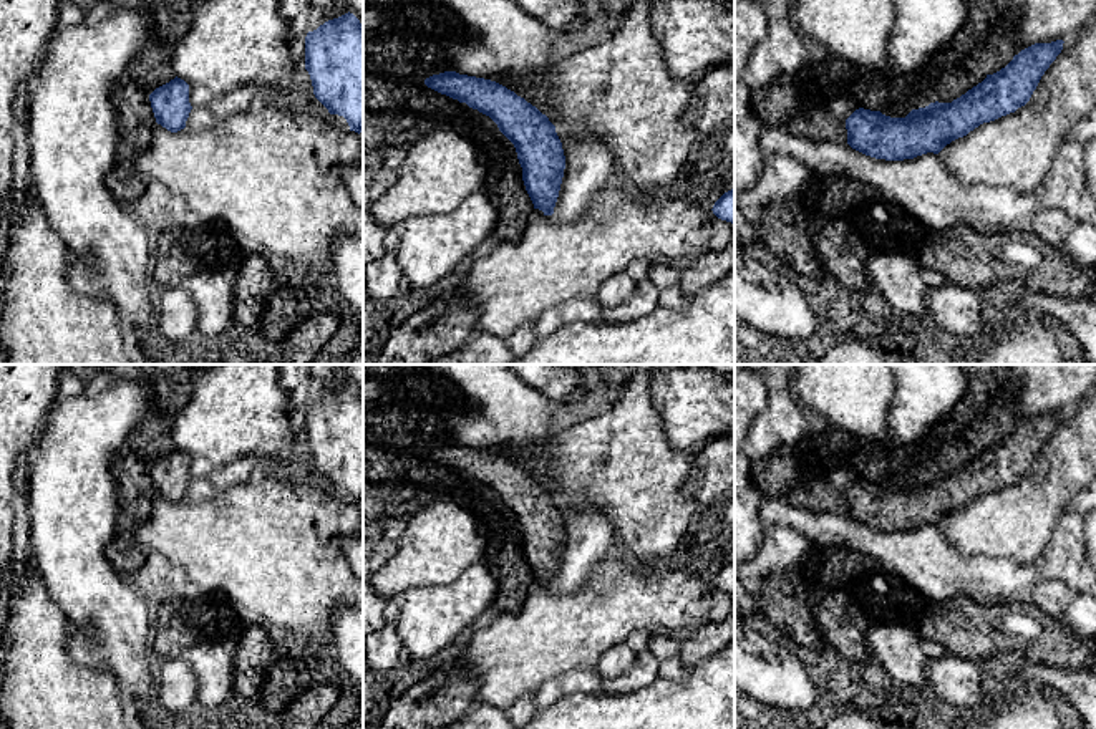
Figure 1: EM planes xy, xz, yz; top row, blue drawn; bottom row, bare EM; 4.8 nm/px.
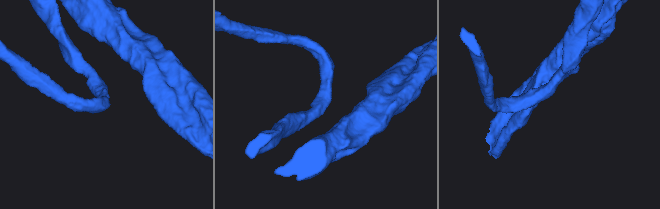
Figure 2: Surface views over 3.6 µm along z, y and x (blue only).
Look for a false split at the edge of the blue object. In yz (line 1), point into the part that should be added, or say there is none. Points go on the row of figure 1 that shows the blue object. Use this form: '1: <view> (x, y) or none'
1: none

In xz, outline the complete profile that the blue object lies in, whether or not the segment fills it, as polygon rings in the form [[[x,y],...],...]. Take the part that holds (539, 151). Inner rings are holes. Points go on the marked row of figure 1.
[[[456,71],[424,80],[424,84],[489,116],[514,144],[522,181],[534,209],[552,215],[559,197],[565,156],[555,126],[536,106],[506,86]]]

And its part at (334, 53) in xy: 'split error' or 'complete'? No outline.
complete

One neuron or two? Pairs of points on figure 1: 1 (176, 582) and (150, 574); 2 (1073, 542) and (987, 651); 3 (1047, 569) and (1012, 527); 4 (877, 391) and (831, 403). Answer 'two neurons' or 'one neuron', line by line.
1: one neuron
2: two neurons
3: two neurons
4: one neuron

